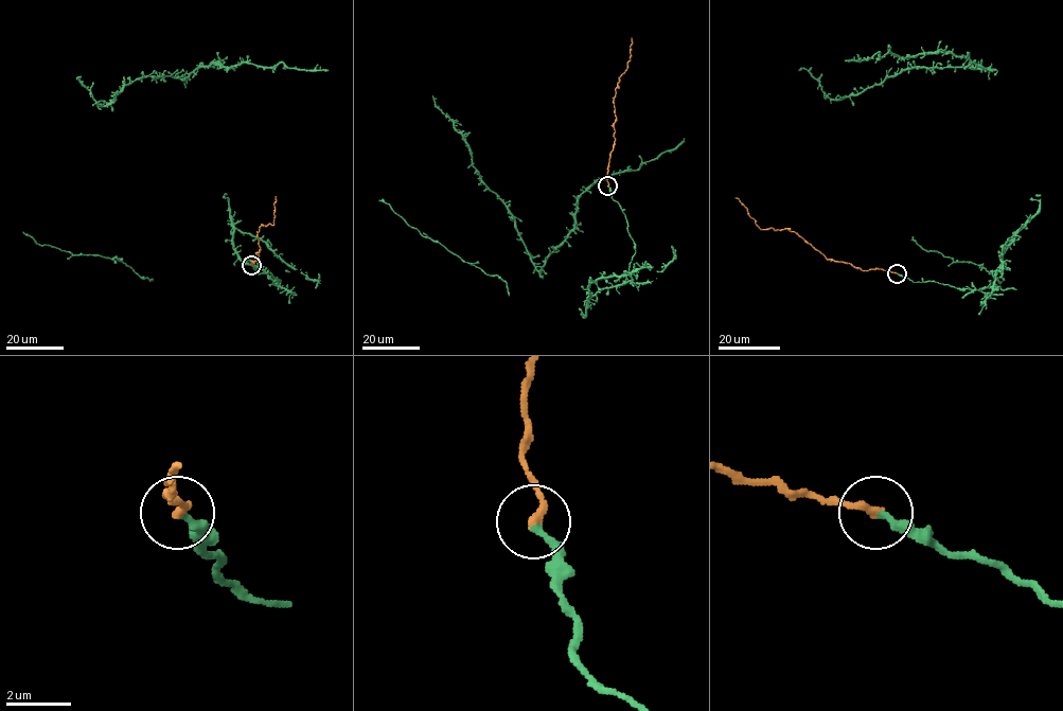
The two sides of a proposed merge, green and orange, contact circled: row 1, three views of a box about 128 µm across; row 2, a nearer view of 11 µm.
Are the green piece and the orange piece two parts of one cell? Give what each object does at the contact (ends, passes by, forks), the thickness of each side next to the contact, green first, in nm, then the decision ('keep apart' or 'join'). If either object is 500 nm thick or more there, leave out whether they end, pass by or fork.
green ends there; orange ends there; 240 nm thick on the green side, 280 nm on the other; join

